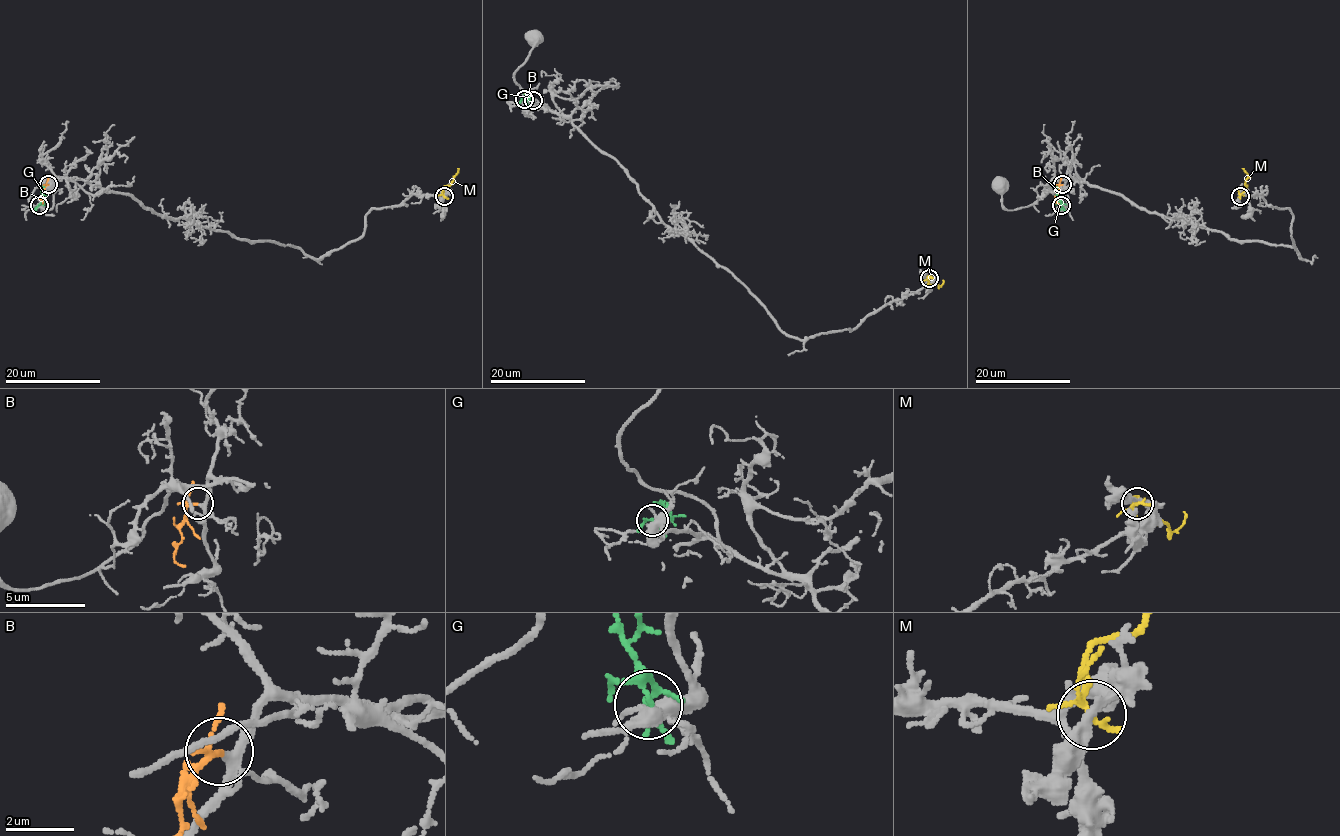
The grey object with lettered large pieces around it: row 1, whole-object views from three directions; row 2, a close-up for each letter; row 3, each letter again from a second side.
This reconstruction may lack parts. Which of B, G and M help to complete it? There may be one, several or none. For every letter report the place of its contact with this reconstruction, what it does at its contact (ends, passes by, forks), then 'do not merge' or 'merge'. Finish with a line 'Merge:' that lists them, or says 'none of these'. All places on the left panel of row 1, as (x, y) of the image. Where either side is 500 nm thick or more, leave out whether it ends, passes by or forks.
B: meets grey at (48, 184); it forks there; merge
G: meets grey at (39, 205); it forks there; do not merge
M: meets grey at (444, 196); it forks there; do not merge
Merge: B

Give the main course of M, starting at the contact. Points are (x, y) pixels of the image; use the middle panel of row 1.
M: (928, 277), (930, 284), (940, 286), (943, 280)

